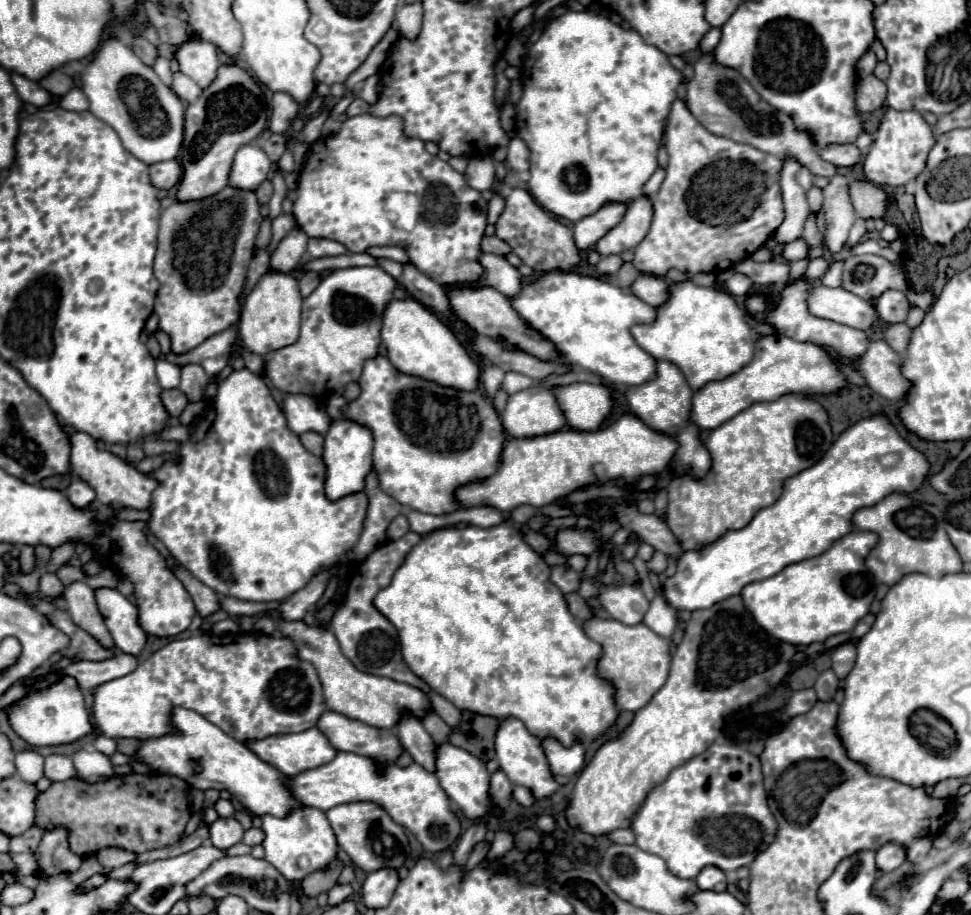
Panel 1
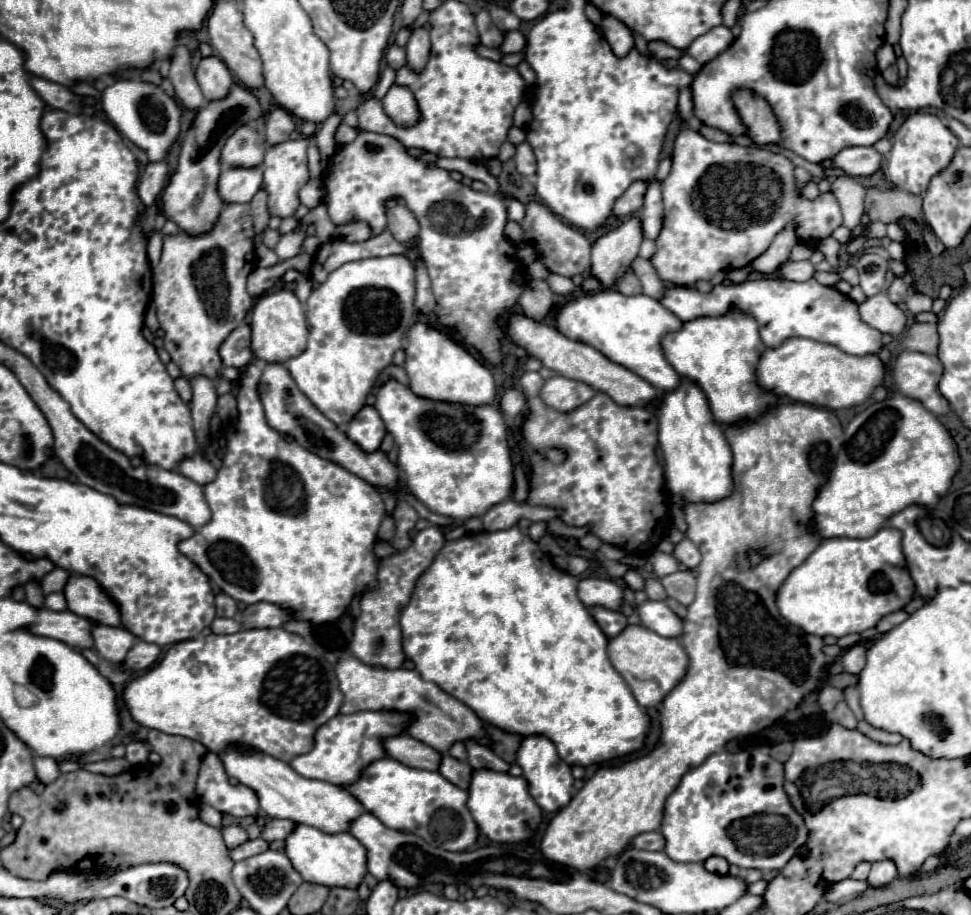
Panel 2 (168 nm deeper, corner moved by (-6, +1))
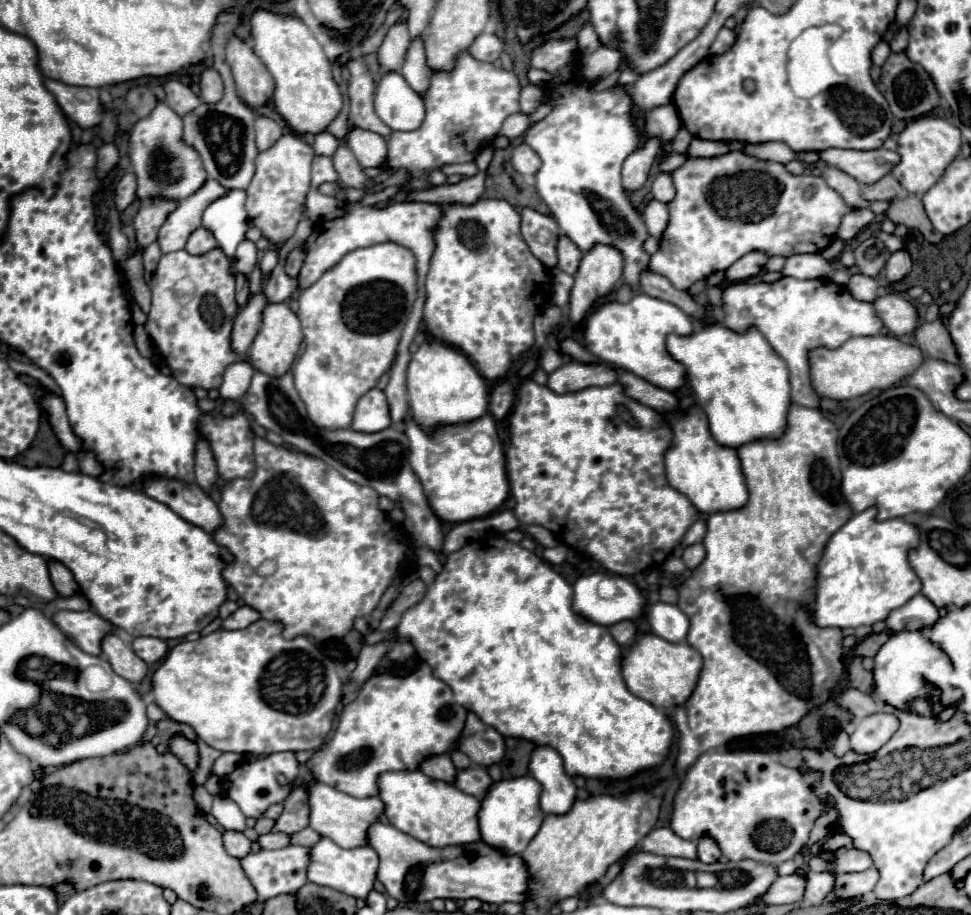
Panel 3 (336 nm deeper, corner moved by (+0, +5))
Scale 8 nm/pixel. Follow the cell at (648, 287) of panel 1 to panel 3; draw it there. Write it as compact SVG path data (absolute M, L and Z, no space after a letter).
M780 278L774 284L758 282L730 282L722 290L722 310L728 316L728 328L730 330L746 330L746 326L756 326L764 338L770 342L774 352L788 364L790 370L790 384L792 384L792 402L806 406L806 408L818 408L818 400L810 400L810 376L808 376L808 350L816 346L826 348L840 348L846 340L862 334L878 334L882 328L882 322L876 318L876 312L872 304L860 302L852 298L846 286L838 286L832 280L796 280L796 278Z

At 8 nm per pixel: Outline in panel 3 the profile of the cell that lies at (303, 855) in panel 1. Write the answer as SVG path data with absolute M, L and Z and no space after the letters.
M322 836L312 848L310 848L310 864L308 864L308 882L330 886L334 890L340 890L354 898L366 898L368 892L374 886L378 868L378 854L370 846L358 846L358 848L340 848L330 838Z

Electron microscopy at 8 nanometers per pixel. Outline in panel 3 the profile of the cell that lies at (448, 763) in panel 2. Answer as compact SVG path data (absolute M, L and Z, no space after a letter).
M472 764L470 768L466 770L458 770L456 772L456 778L454 778L454 786L474 798L482 798L486 788L492 784L492 778L488 776L486 768L478 766L478 764Z

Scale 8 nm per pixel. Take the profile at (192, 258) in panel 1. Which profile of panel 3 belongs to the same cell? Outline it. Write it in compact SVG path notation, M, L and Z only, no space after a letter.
M216 246L200 256L188 254L186 250L162 254L152 274L152 308L144 328L156 352L172 370L172 376L188 388L218 388L226 366L238 360L230 348L230 332L234 314L238 312L232 268L234 260Z

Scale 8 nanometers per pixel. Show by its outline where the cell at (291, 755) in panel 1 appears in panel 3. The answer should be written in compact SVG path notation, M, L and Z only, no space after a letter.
M420 662L406 678L390 674L372 676L364 682L356 700L338 714L332 740L318 748L304 768L328 786L336 786L356 798L376 796L376 778L390 770L416 770L418 762L430 754L456 748L462 732L466 708L454 700L452 690L432 676L428 664Z

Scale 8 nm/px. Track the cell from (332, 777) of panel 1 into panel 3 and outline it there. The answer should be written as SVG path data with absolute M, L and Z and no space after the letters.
M420 770L384 772L378 776L378 798L384 802L384 816L392 826L412 834L414 838L428 842L428 846L468 844L480 840L480 828L476 822L476 810L480 800L464 794L454 784L432 780Z

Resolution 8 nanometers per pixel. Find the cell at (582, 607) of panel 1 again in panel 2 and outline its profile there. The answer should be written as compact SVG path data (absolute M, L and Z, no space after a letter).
M600 606L590 608L590 612L608 638L618 636L628 626L628 618L622 612L612 612L612 610L606 610L606 608L600 608Z

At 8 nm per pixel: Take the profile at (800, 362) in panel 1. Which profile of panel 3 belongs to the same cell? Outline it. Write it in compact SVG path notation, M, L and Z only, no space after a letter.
M868 336L868 338L850 338L844 346L830 350L830 348L816 348L808 352L808 362L810 362L810 382L812 382L812 390L820 396L820 398L832 398L832 400L852 400L858 396L868 394L870 390L878 388L878 390L886 390L890 386L894 386L896 382L900 382L902 378L910 376L918 364L922 362L922 352L916 346L906 346L902 344L898 338L894 336Z

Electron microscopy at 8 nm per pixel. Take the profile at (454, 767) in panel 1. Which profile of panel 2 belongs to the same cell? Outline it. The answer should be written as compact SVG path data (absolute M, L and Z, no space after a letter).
M474 770L472 782L470 782L468 808L480 832L498 844L528 842L536 834L538 824L542 822L542 810L530 796L526 778L504 774L504 772L494 772L494 770Z

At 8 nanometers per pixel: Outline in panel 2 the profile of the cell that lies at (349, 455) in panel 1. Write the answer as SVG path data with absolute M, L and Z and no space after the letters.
M364 406L346 428L346 436L356 442L364 452L378 450L384 434L384 422L374 406Z

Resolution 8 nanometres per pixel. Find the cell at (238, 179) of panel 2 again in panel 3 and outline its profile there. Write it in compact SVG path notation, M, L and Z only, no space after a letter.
M208 178L200 190L196 190L192 196L184 198L178 208L168 216L164 226L158 232L158 242L162 252L174 252L184 248L188 236L202 224L202 212L216 200L224 198L228 194L228 188L220 186L220 182Z

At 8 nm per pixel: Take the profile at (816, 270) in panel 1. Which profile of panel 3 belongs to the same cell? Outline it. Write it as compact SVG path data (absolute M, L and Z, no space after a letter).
M835 238L830 245L822 250L821 255L824 259L832 261L835 260L843 251L845 242Z

